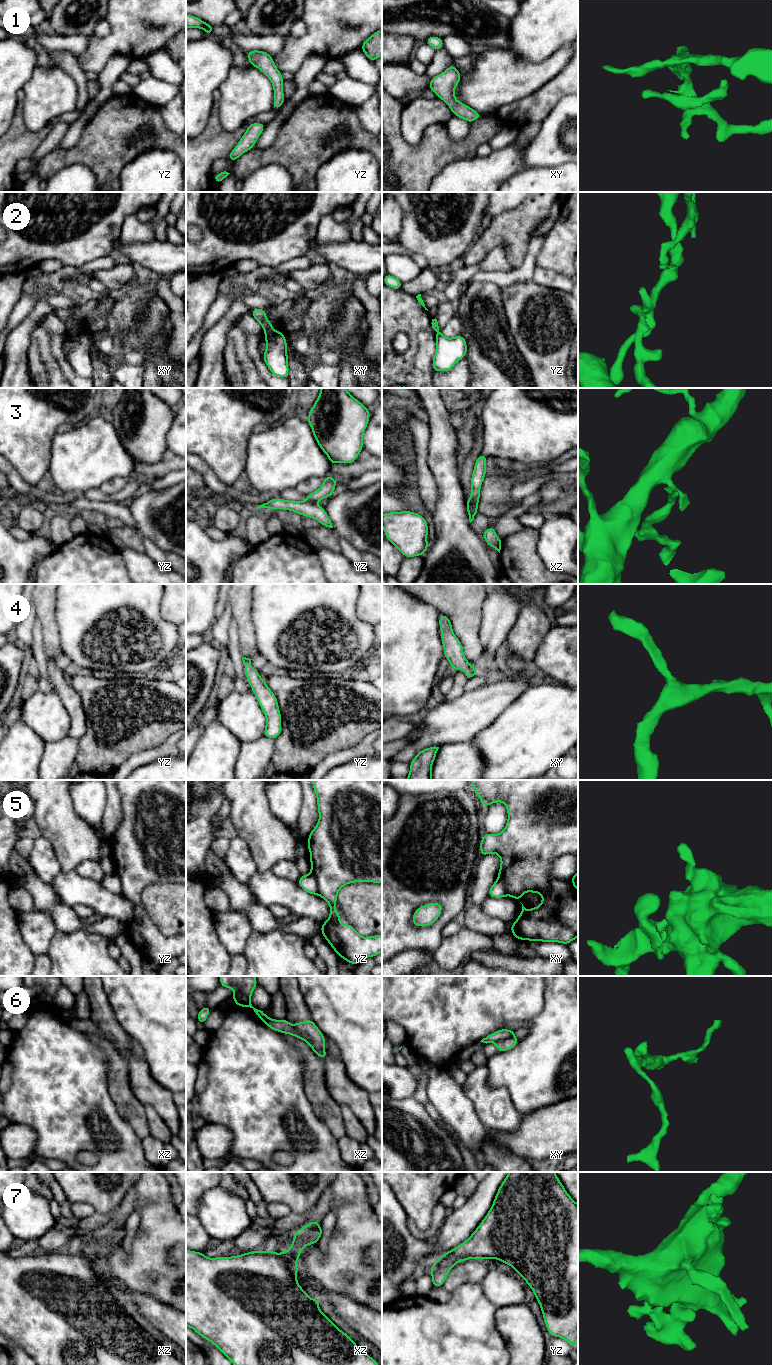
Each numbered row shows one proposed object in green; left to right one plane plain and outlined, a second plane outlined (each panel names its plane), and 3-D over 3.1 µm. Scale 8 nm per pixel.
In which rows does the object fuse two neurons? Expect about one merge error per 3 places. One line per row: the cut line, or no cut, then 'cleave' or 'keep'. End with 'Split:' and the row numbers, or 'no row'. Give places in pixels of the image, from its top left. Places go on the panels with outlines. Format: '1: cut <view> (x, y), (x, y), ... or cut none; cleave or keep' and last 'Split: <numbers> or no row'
1: cut none; keep
2: cut xy (273, 330), (265, 332); cleave
3: cut xz (467, 506), (470, 506), (477, 512); cleave
4: cut none; keep
5: cut xy (577, 853), (558, 856), (553, 861), (549, 874); cleave
6: cut xy (514, 1035), (495, 1042); cleave
7: cut none; keep
Split: 2, 3, 5, 6

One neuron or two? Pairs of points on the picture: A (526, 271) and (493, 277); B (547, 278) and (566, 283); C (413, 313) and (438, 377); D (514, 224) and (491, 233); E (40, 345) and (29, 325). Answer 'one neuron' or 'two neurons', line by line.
A: one neuron
B: one neuron
C: two neurons
D: one neuron
E: two neurons

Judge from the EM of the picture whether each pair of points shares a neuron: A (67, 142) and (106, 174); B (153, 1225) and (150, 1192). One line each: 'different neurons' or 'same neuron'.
A: different neurons
B: same neuron

